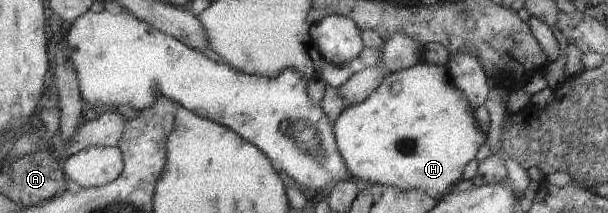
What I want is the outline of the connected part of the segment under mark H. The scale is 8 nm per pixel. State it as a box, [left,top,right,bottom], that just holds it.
[335,61,486,197]

